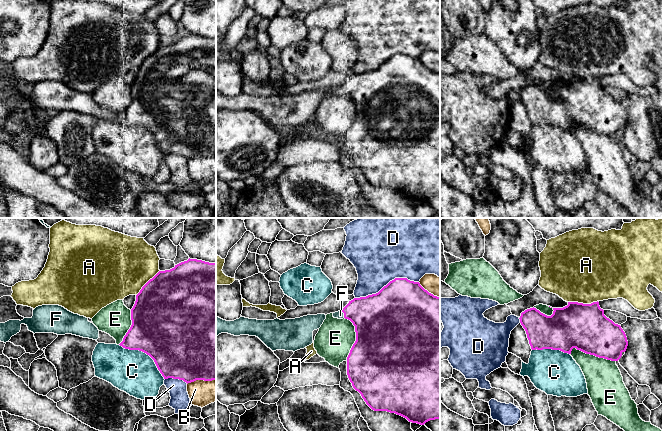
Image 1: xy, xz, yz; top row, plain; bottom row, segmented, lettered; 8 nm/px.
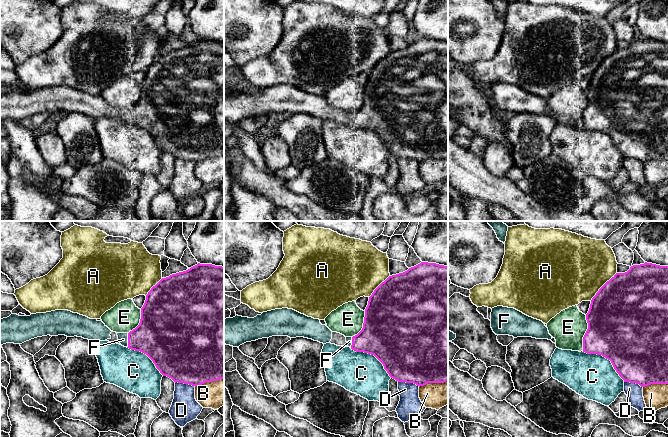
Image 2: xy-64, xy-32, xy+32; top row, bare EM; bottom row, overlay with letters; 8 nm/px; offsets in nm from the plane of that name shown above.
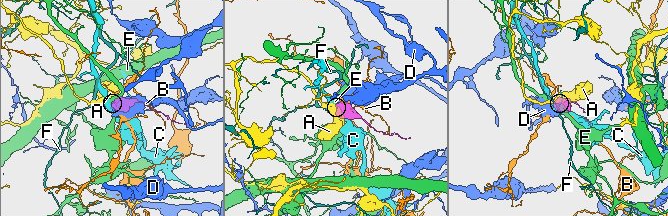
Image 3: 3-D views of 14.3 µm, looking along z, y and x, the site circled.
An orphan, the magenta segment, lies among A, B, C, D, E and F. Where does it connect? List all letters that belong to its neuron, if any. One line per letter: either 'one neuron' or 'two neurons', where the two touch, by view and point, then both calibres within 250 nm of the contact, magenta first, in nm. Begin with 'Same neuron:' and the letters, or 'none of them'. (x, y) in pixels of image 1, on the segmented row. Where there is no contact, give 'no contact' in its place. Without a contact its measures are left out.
Same neuron: F
A: two neurons; contact yz (582, 303); calibres 360 and 500 nm
B: two neurons; contact xy (201, 379); calibres 500 and 200 nm
C: two neurons; contact xy (146, 353); calibres 500 and 360 nm
D: two neurons; contact xz (387, 284); calibres 500 and 460 nm
E: two neurons; contact yz (593, 354); calibres 360 and 280 nm
F: one neuron; contact xz (344, 314); calibres 360 and 60 nm

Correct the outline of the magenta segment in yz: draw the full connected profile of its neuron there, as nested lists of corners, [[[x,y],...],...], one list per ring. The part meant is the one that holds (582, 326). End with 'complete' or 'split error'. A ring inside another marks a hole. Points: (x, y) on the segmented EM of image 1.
[[[568,302],[563,308],[553,308],[553,314],[547,316],[536,308],[521,313],[520,323],[526,331],[532,350],[552,349],[571,354],[573,348],[586,354],[611,361],[618,361],[626,351],[628,341],[620,325],[604,315],[599,302],[583,304]]] | complete

